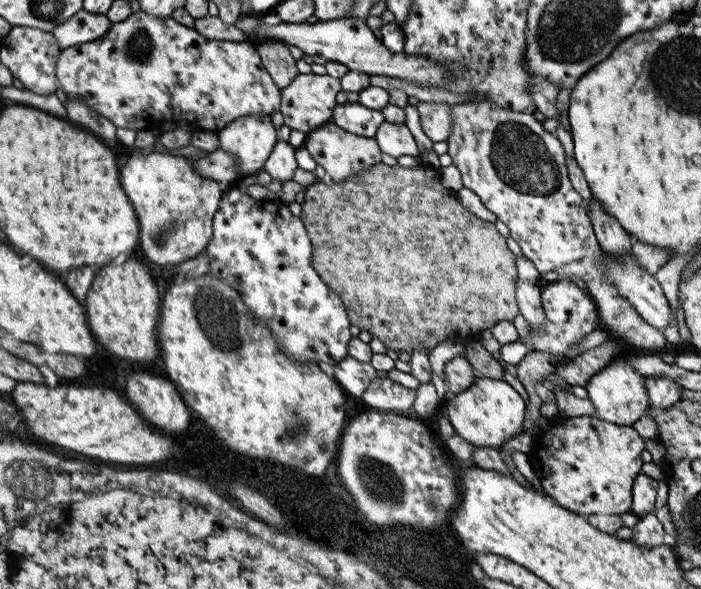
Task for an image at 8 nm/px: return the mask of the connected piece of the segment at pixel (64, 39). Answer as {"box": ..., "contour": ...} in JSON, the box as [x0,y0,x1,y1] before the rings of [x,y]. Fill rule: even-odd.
{"box":[51,9,113,50],"contour":[[[84,9],[59,24],[51,33],[61,50],[102,38],[113,25],[106,15],[92,14]]]}

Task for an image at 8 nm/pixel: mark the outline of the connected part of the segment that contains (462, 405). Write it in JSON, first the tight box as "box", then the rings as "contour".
{"box":[442,377,526,449],"contour":[[[476,377],[468,390],[449,396],[442,404],[456,433],[476,447],[497,449],[509,438],[524,433],[526,403],[505,380]]]}

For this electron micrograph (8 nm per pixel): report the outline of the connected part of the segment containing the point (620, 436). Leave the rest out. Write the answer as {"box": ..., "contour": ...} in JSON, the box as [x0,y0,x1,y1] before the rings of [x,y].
{"box":[527,417,645,515],"contour":[[[559,417],[550,420],[550,425],[550,430],[541,429],[540,434],[532,438],[531,449],[527,452],[530,466],[545,494],[555,498],[560,506],[579,515],[621,515],[630,512],[634,477],[641,473],[644,464],[641,455],[645,440],[638,432],[633,427],[618,426],[596,418],[577,418],[562,422]]]}

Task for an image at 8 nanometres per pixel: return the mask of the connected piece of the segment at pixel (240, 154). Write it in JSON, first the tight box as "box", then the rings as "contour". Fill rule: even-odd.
{"box":[219,114,279,179],"contour":[[[249,114],[229,122],[220,132],[219,148],[238,161],[239,179],[262,170],[279,141],[269,114]]]}

